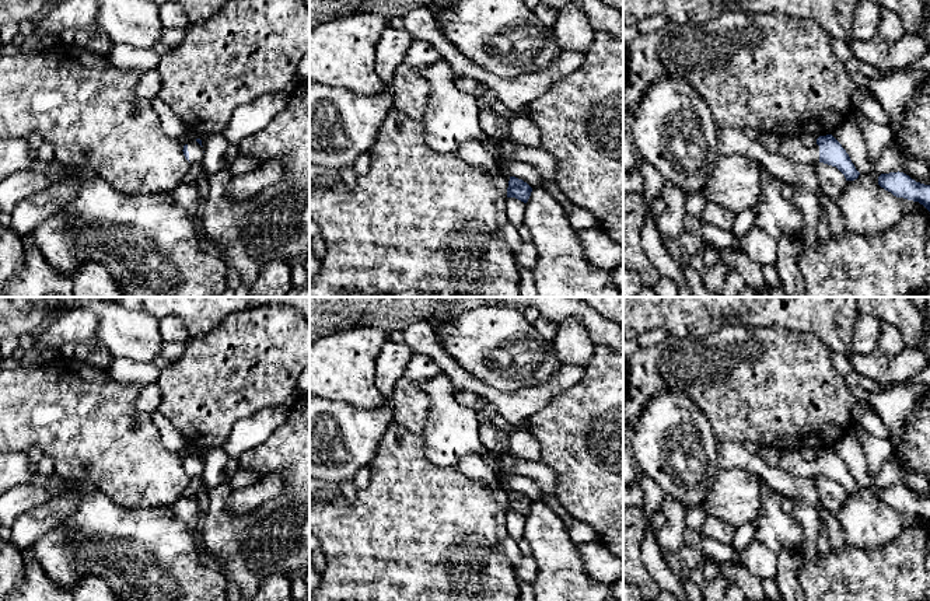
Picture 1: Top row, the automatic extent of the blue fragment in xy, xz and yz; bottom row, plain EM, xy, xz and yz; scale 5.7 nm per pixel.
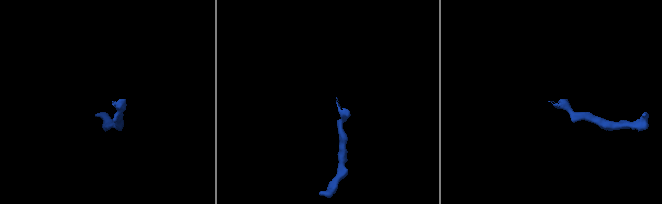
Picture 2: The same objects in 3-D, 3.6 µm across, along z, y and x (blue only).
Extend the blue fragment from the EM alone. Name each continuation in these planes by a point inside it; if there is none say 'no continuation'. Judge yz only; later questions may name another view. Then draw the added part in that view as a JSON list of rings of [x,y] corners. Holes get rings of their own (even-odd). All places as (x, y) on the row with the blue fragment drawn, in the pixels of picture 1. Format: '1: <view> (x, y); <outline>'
1: yz (792, 147); [[[796,136],[782,139],[779,154],[797,164],[817,165],[819,163],[819,146],[807,147],[801,137]]]

